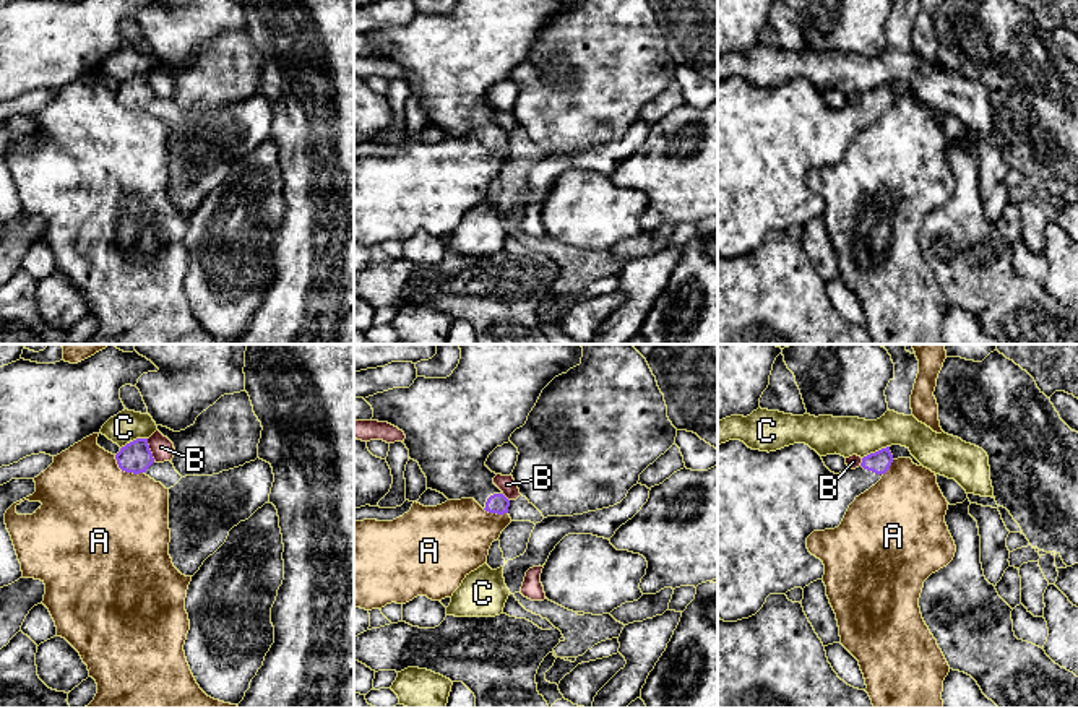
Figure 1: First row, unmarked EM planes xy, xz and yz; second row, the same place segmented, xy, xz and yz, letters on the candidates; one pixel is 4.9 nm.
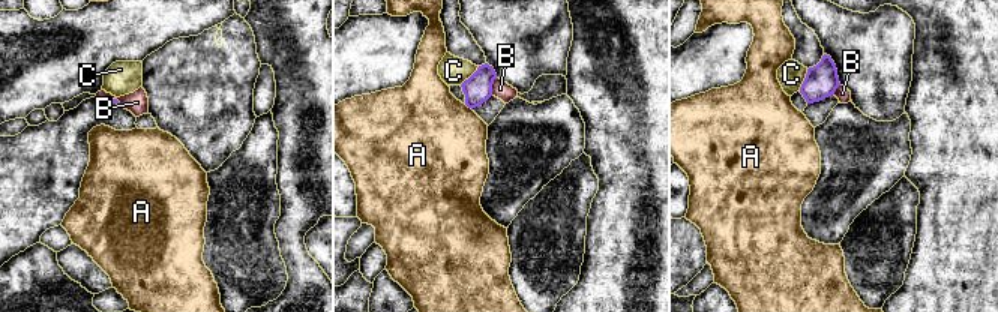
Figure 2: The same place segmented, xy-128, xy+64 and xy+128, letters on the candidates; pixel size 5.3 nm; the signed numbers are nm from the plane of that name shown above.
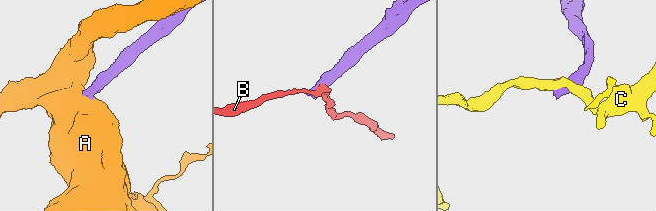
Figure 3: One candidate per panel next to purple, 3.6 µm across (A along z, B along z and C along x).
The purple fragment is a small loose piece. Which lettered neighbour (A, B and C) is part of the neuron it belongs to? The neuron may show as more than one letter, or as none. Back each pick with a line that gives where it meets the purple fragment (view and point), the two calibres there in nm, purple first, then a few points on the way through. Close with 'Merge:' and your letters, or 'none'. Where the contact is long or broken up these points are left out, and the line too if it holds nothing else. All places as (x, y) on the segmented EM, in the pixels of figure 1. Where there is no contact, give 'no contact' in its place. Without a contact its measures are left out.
Merge: none

